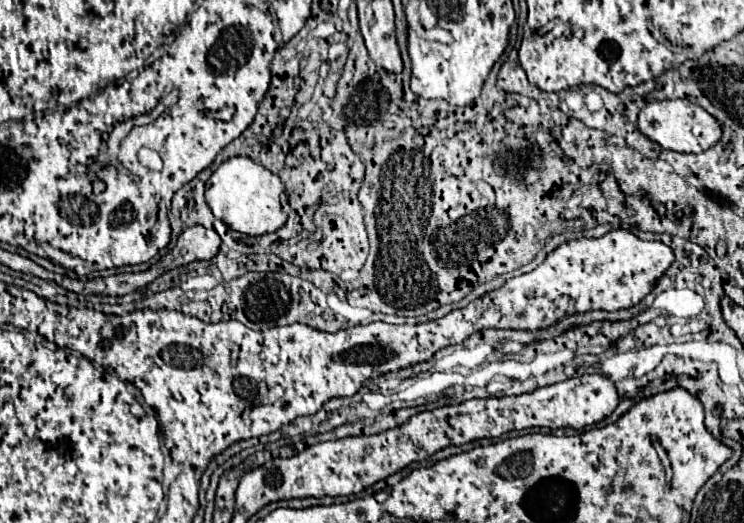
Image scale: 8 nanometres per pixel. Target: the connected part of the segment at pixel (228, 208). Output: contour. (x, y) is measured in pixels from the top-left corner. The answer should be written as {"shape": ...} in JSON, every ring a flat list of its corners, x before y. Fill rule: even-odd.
{"shape":[[246,156,228,158,218,166,218,170,214,170,206,182,206,204,218,220,226,222,232,230,248,236,276,232,280,226,284,226,290,212,288,196,280,178]]}

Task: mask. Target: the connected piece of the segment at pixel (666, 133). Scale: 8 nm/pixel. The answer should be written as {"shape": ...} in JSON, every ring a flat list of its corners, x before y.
{"shape":[[662,100,662,102,650,102,646,108,638,114,638,128,644,136,658,142,660,146,674,150,674,152,704,152,710,146,714,146,722,138,722,128,718,120,708,114,698,104,692,104,688,100]]}

